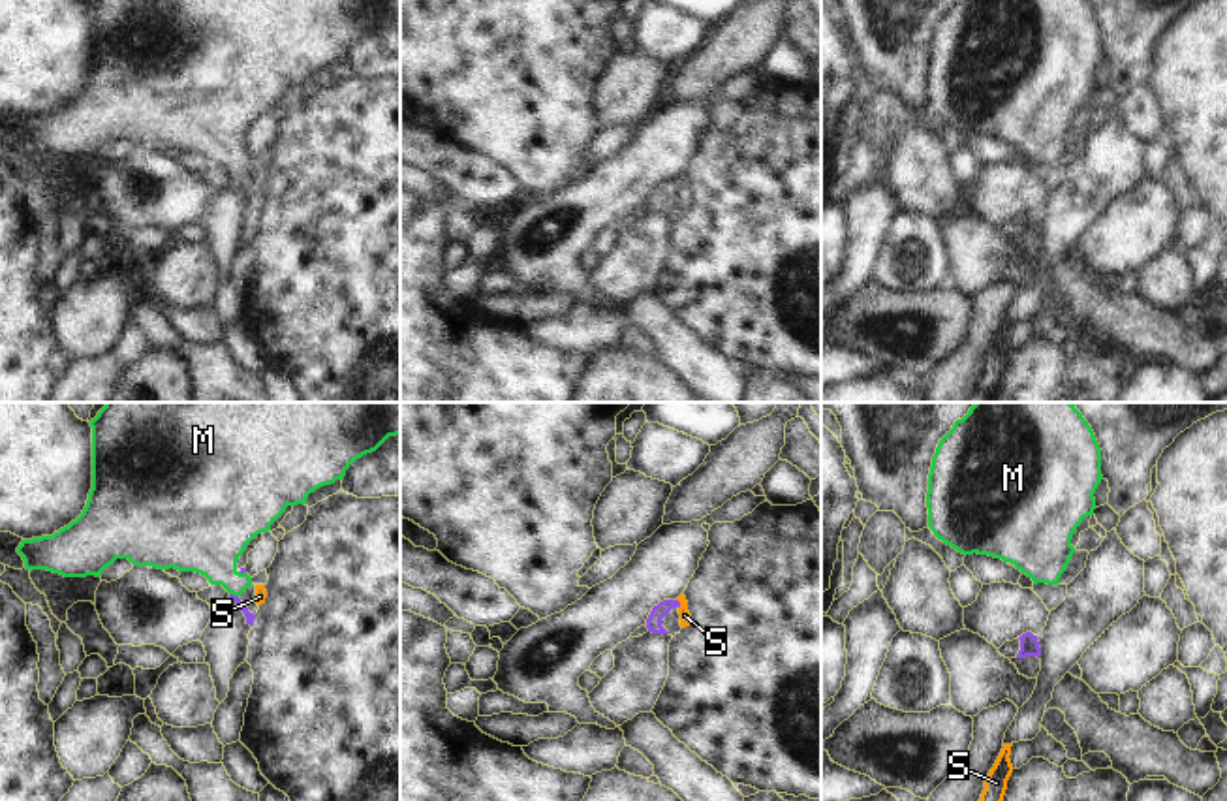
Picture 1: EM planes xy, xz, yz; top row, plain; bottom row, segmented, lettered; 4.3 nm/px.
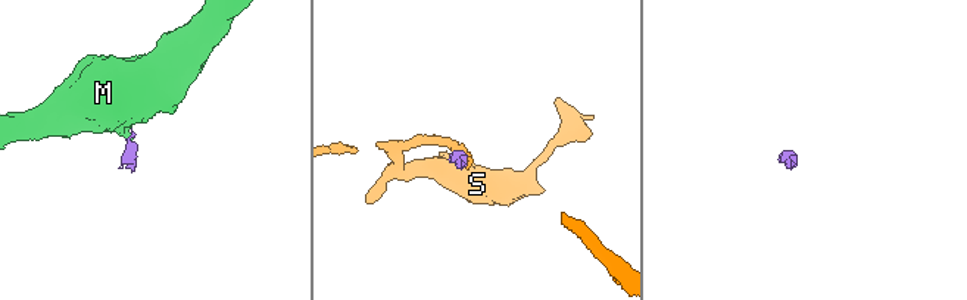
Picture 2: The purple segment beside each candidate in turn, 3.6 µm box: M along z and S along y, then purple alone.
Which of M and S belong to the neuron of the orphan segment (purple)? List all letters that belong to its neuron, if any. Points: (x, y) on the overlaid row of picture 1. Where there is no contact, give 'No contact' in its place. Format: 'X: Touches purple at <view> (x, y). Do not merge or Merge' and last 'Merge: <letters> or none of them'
M: Touches purple at xy (232, 595). Merge
S: Touches purple at xz (679, 604). Do not merge
Merge: M

